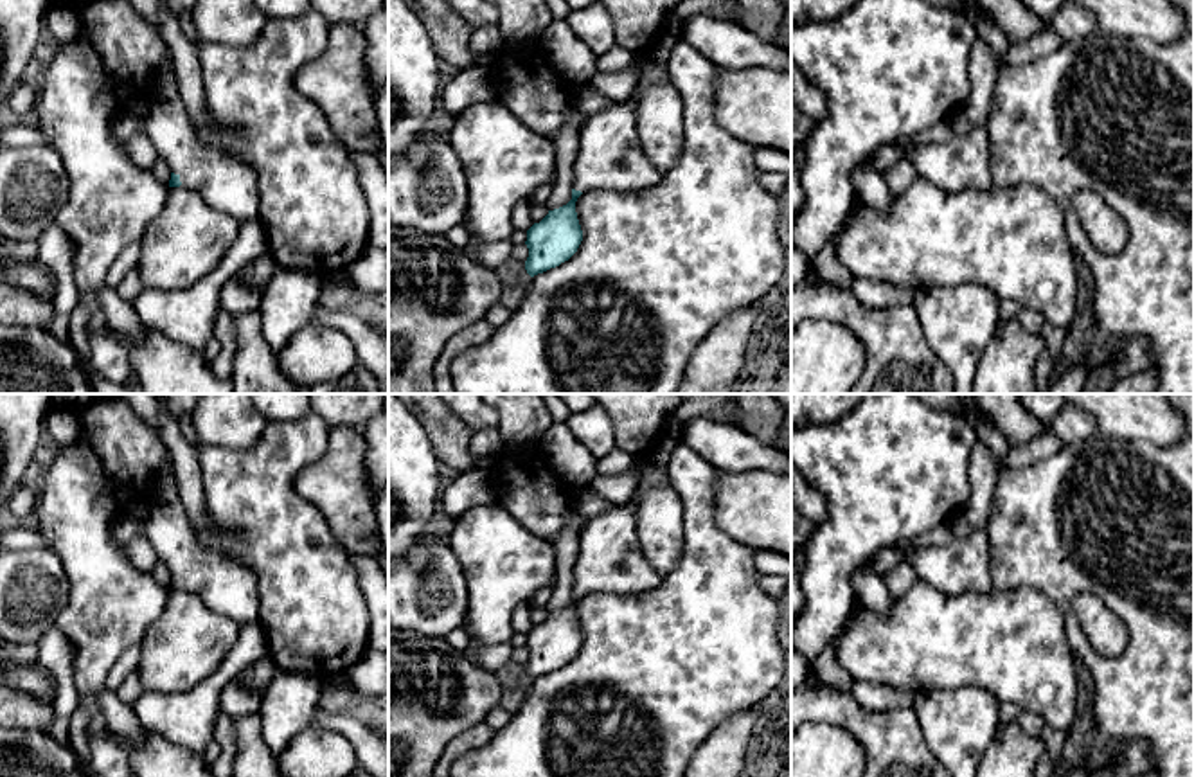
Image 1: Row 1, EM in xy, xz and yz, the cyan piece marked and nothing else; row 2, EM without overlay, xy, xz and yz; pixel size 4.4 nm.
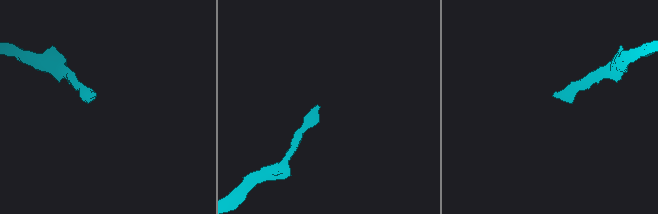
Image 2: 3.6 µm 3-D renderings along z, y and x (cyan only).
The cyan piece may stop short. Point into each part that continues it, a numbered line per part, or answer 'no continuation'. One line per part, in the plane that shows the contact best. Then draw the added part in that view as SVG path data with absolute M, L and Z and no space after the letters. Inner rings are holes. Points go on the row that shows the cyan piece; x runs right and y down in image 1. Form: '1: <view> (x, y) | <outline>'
1: xy (231, 186) | M173 63L147 92L149 115L144 124L171 173L182 187L200 192L214 209L230 214L239 223L259 219L259 191L255 171L200 138L180 97Z

